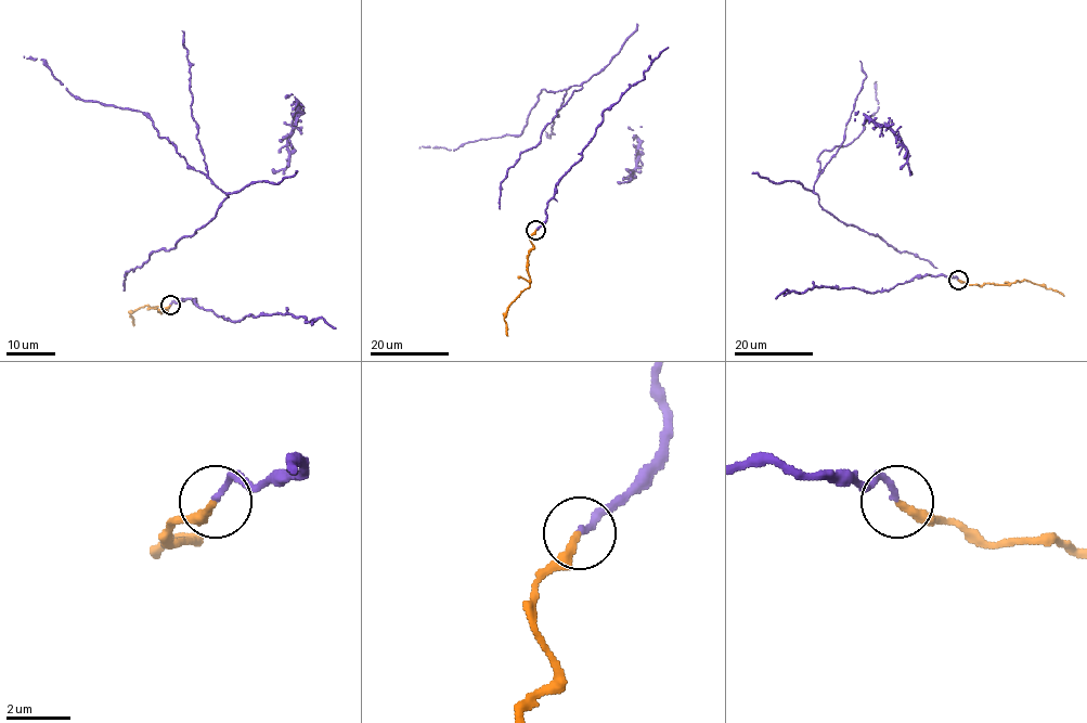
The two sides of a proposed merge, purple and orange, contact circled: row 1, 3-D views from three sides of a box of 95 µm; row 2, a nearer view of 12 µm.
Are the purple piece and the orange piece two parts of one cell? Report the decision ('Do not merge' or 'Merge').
Do not merge

